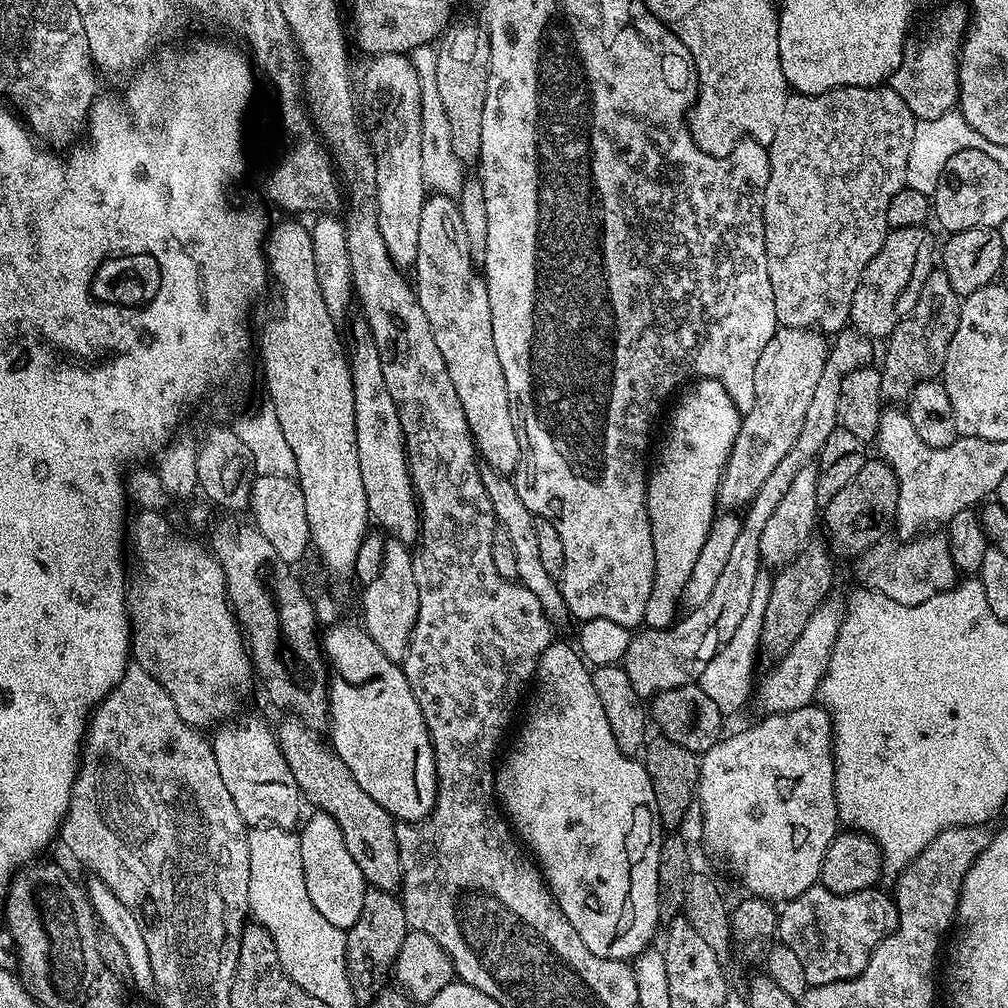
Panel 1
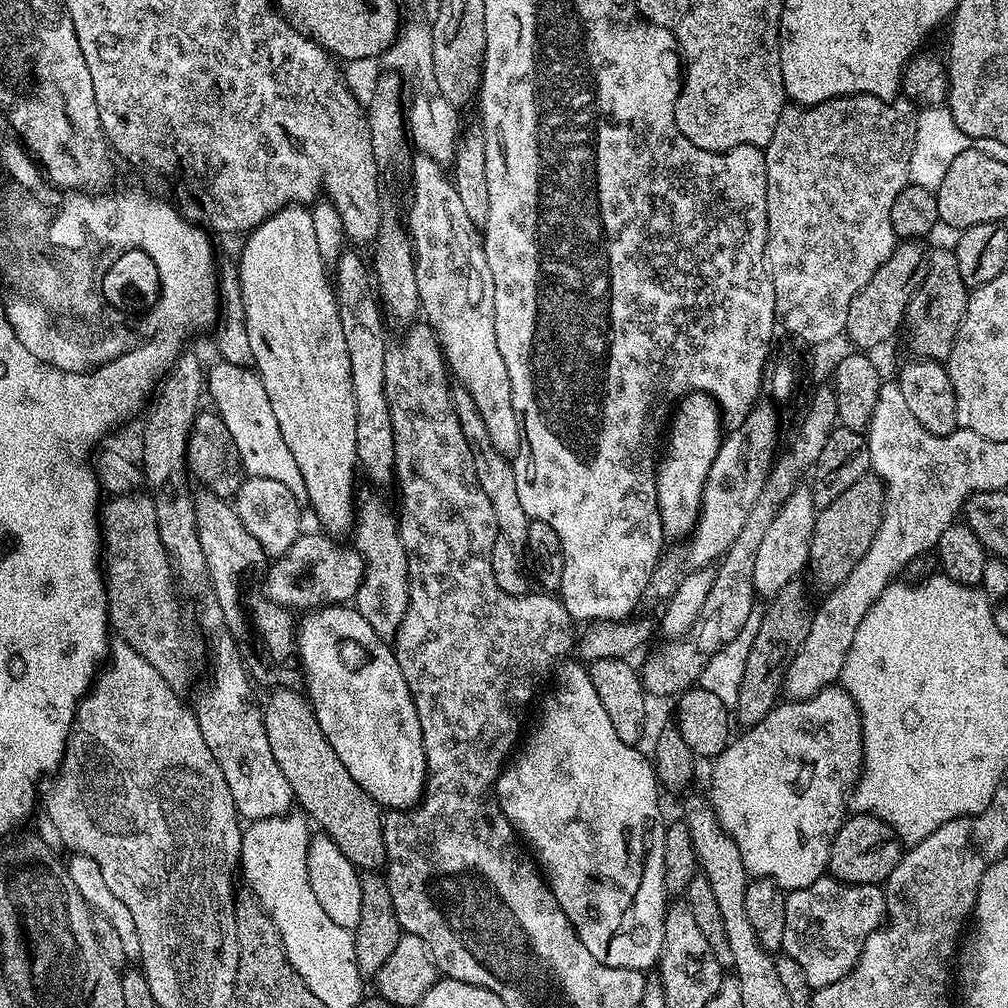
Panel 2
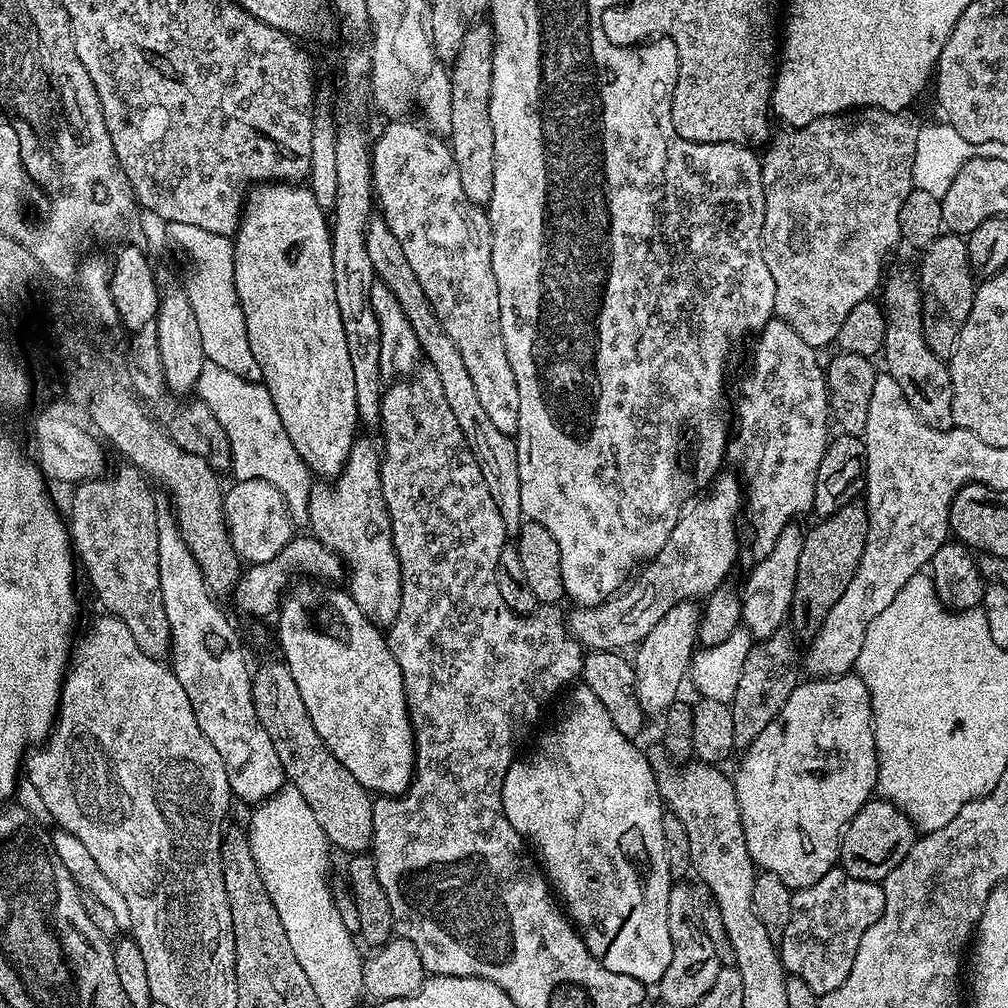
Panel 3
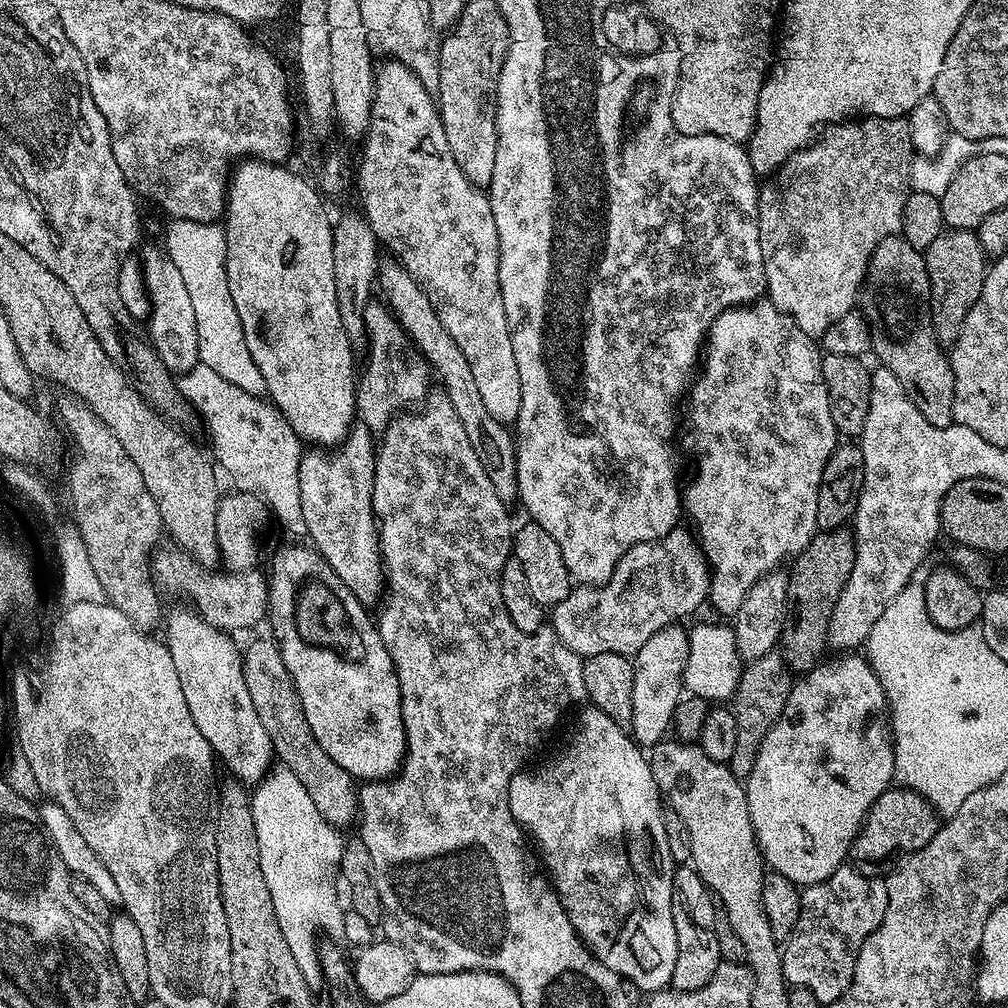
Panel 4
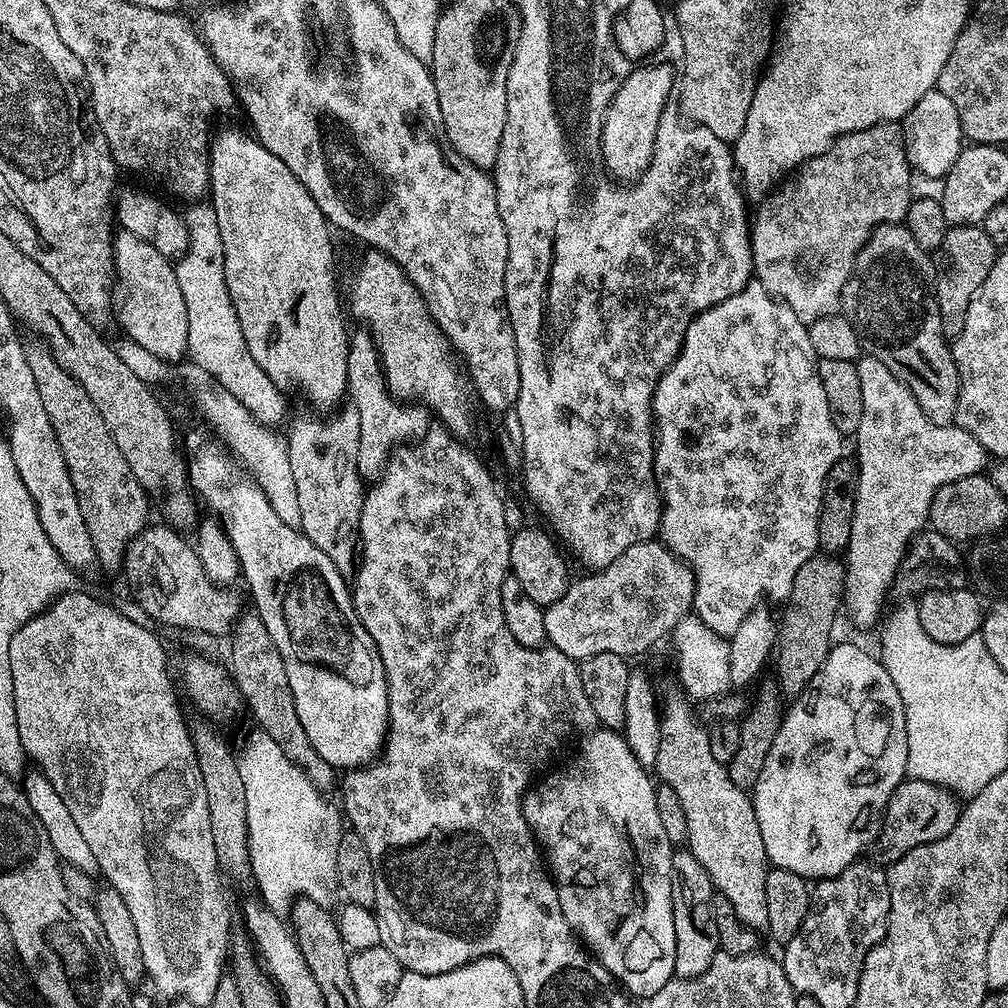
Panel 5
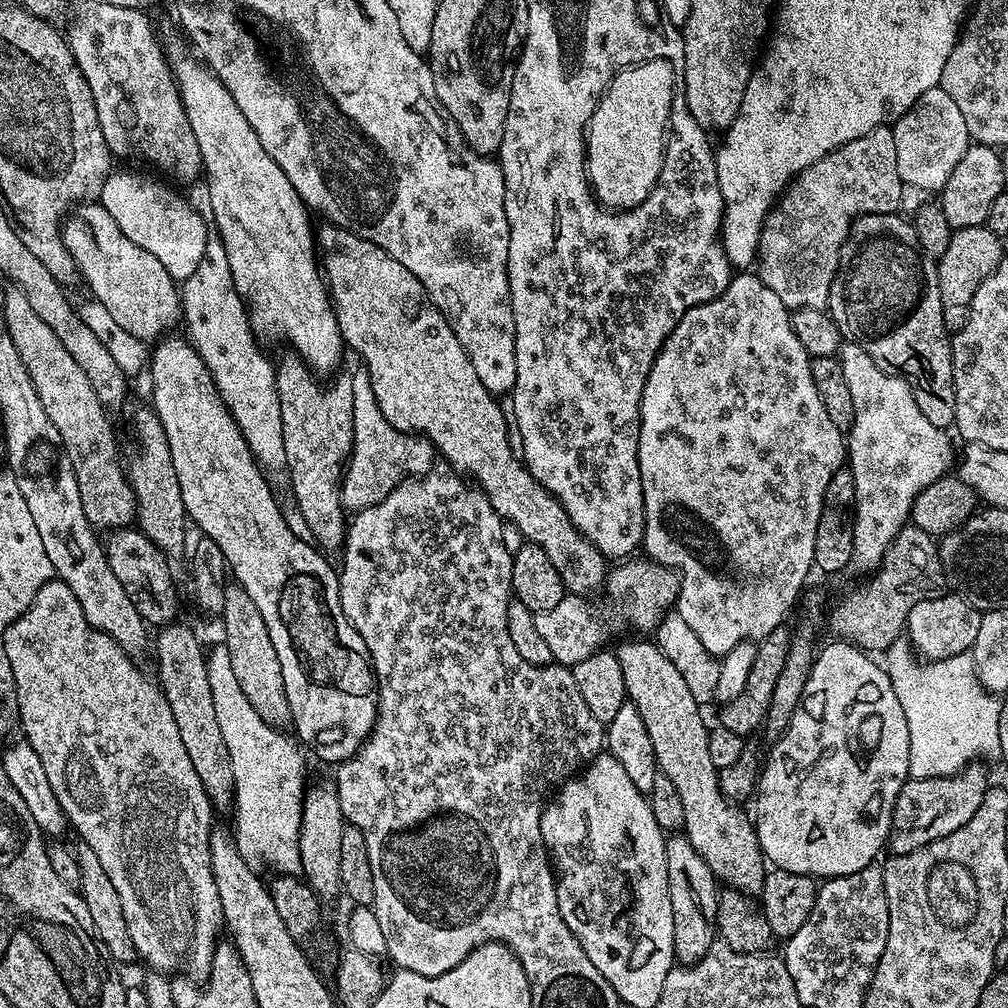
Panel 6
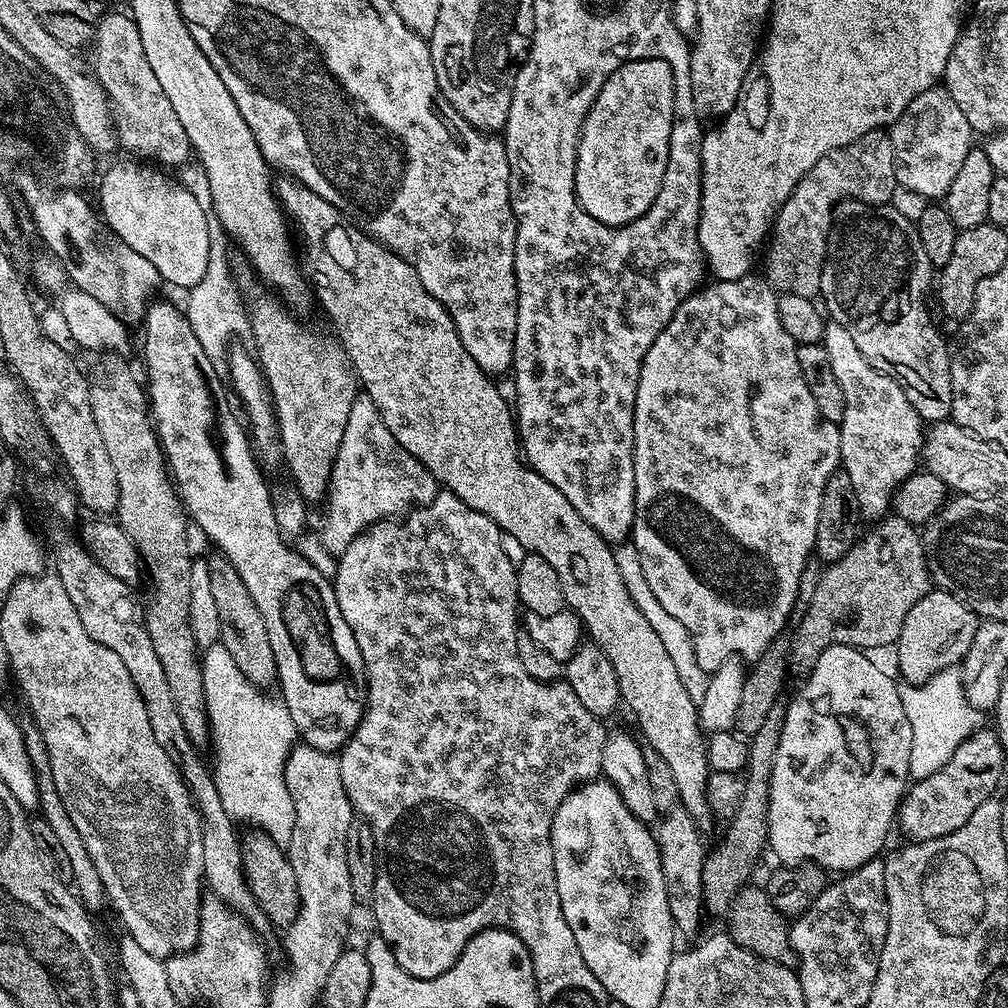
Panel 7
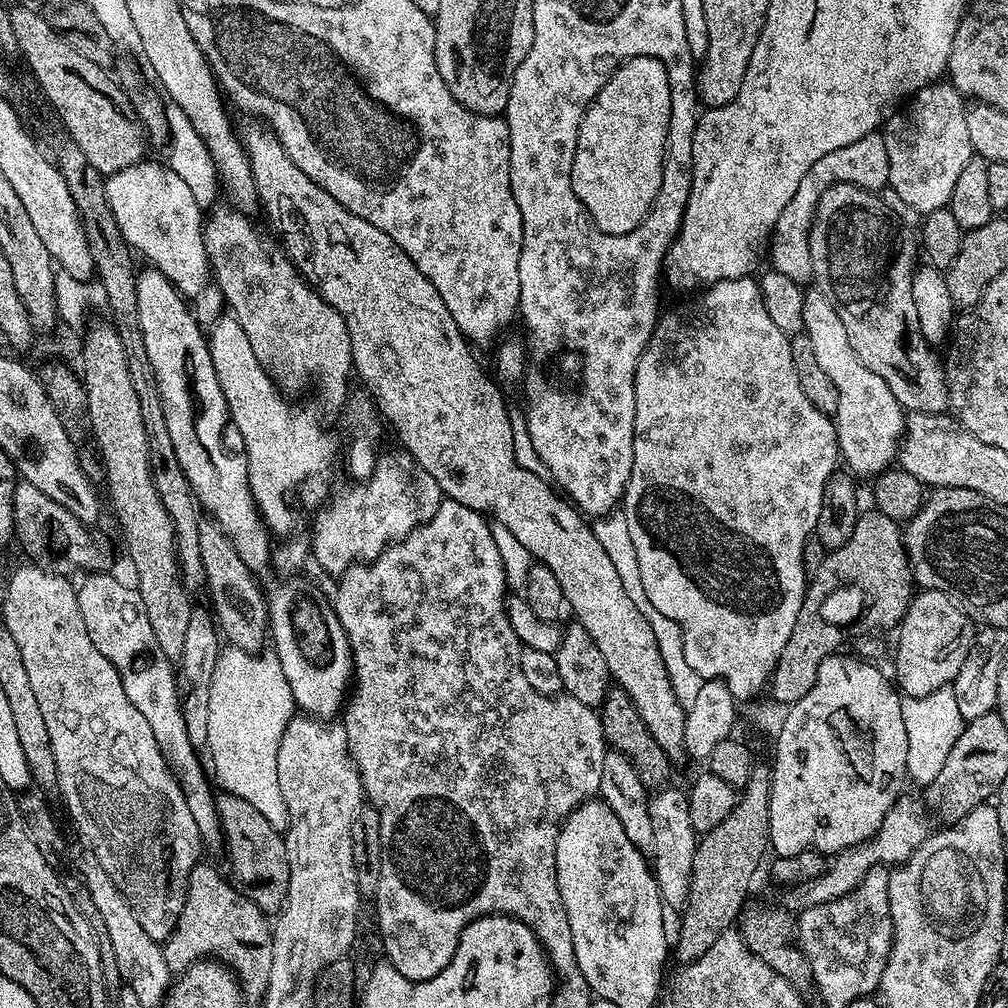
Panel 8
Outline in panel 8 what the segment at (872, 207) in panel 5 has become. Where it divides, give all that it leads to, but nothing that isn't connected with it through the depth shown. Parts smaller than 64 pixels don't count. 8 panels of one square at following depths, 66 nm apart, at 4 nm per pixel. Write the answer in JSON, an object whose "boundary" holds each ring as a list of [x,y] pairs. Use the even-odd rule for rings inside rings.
{"boundary":[[[879,131],[866,134],[866,138],[858,138],[858,142],[850,142],[850,146],[842,146],[839,150],[830,150],[830,154],[825,154],[824,157],[818,158],[818,162],[814,162],[814,166],[810,166],[810,170],[806,170],[802,182],[798,182],[798,190],[794,190],[794,198],[790,198],[790,202],[783,208],[782,214],[778,214],[776,230],[770,237],[771,267],[777,272],[786,274],[786,278],[790,278],[795,284],[807,285],[807,280],[809,283],[813,279],[812,259],[810,258],[812,222],[816,218],[816,207],[822,198],[822,194],[826,194],[826,190],[830,190],[830,186],[835,184],[853,184],[867,192],[879,193],[881,189],[889,185],[889,178],[890,157],[886,155],[886,142]]]}

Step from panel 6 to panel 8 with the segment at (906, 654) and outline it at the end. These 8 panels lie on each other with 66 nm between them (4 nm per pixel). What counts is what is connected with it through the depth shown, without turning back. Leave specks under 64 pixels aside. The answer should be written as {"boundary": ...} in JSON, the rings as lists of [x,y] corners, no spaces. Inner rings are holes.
{"boundary":[[[951,687],[940,688],[934,694],[926,694],[922,698],[904,696],[900,702],[902,710],[902,722],[906,722],[906,738],[908,749],[906,750],[906,770],[908,780],[911,783],[927,786],[938,778],[938,770],[946,762],[946,754],[954,750],[954,742],[964,732],[966,721],[962,714],[958,714],[958,702]]]}

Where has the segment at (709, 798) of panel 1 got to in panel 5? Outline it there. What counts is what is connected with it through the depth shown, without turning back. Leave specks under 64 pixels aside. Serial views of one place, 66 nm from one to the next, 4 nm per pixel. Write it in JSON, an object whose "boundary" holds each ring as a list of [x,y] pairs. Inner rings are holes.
{"boundary":[[[833,643],[808,689],[787,705],[774,746],[766,754],[766,766],[750,792],[769,865],[794,870],[809,882],[842,874],[875,845],[880,834],[877,821],[890,802],[890,794],[906,779],[907,770],[908,731],[898,686],[873,653],[871,656],[856,644]]]}

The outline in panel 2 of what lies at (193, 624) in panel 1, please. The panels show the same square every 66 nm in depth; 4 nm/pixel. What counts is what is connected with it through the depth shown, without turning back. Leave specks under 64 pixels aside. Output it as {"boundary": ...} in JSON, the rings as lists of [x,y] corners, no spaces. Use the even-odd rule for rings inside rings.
{"boundary":[[[143,494],[113,495],[108,504],[103,505],[98,519],[102,529],[102,567],[108,590],[108,618],[115,635],[126,641],[177,694],[192,680],[192,667],[196,660],[206,656],[200,648],[196,648],[196,636],[180,621],[180,604],[176,601],[178,584],[174,579],[172,559],[168,557],[166,546],[162,546],[162,538],[158,530],[158,522],[154,514],[154,502],[151,495]]]}

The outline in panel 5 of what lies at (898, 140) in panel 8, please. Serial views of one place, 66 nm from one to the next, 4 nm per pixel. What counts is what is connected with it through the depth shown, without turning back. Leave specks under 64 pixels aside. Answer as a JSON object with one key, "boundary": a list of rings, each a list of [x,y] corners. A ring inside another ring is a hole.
{"boundary":[[[938,90],[922,94],[922,98],[914,102],[914,110],[905,114],[902,127],[906,158],[921,176],[943,178],[950,170],[950,166],[954,166],[960,149],[966,144],[962,122],[959,121],[954,102],[950,102],[950,98],[946,98],[946,94]]]}

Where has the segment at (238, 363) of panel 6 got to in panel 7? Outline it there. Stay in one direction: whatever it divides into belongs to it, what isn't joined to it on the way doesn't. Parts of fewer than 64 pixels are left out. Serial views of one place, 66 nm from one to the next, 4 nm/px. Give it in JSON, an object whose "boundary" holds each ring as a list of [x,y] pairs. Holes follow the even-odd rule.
{"boundary":[[[215,218],[208,221],[208,233],[210,234],[210,254],[206,262],[206,274],[202,274],[202,282],[187,289],[188,308],[186,315],[190,322],[190,330],[198,337],[202,350],[206,350],[206,358],[216,369],[225,367],[228,359],[229,348],[235,336],[247,337],[250,332],[248,323],[248,310],[244,306],[244,298],[236,288],[236,282],[232,278],[232,266],[230,263],[230,251],[228,246],[230,237],[224,231],[222,222]]]}

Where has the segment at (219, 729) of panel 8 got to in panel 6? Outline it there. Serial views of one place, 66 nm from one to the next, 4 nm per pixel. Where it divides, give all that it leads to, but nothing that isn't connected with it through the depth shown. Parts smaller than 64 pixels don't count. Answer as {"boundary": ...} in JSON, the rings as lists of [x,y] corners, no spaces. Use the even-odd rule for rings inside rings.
{"boundary":[[[217,646],[216,649],[207,653],[208,661],[208,677],[210,678],[210,694],[214,698],[214,714],[218,717],[218,726],[222,726],[222,738],[226,738],[226,750],[230,750],[230,762],[234,768],[234,786],[236,787],[236,799],[234,801],[234,813],[236,812],[236,828],[234,827],[234,837],[238,850],[242,854],[242,858],[257,870],[268,868],[271,864],[277,864],[279,871],[284,874],[292,874],[297,871],[300,862],[300,823],[302,822],[302,812],[304,810],[304,793],[306,791],[306,783],[304,784],[304,760],[300,757],[302,751],[301,745],[297,743],[291,735],[287,736],[287,731],[272,728],[258,714],[258,710],[254,710],[254,706],[250,706],[250,701],[246,699],[246,694],[242,694],[242,686],[238,686],[238,678],[234,678],[234,669],[230,667],[230,654],[227,648]]]}

